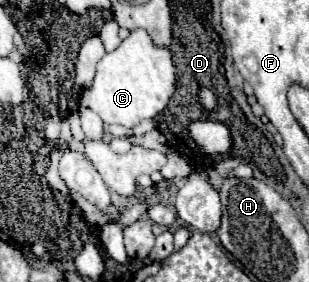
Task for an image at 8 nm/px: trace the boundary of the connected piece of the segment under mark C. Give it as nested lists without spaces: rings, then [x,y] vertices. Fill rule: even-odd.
[[[132,30],[114,52],[108,52],[98,62],[94,84],[82,93],[79,108],[96,112],[106,124],[134,128],[142,120],[158,116],[168,106],[174,90],[176,66],[172,60],[172,50],[156,46],[152,36],[148,36],[144,30]]]

